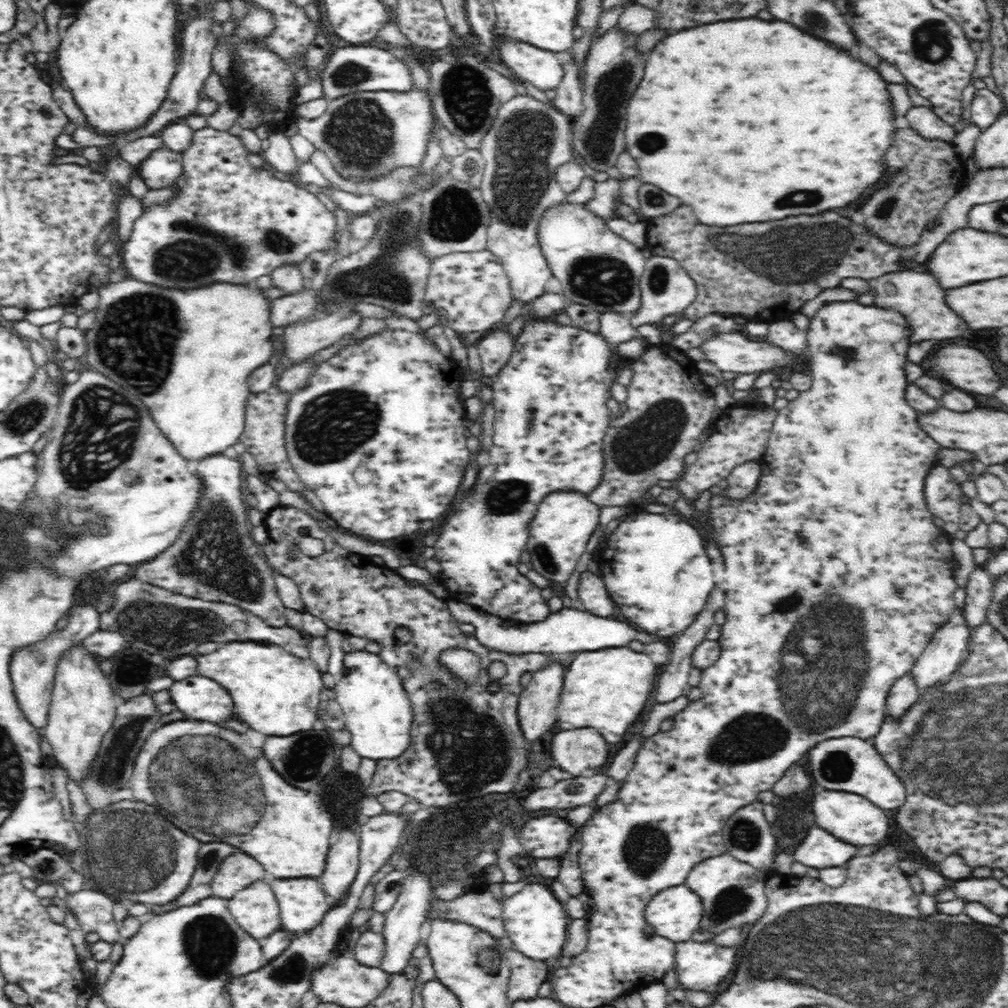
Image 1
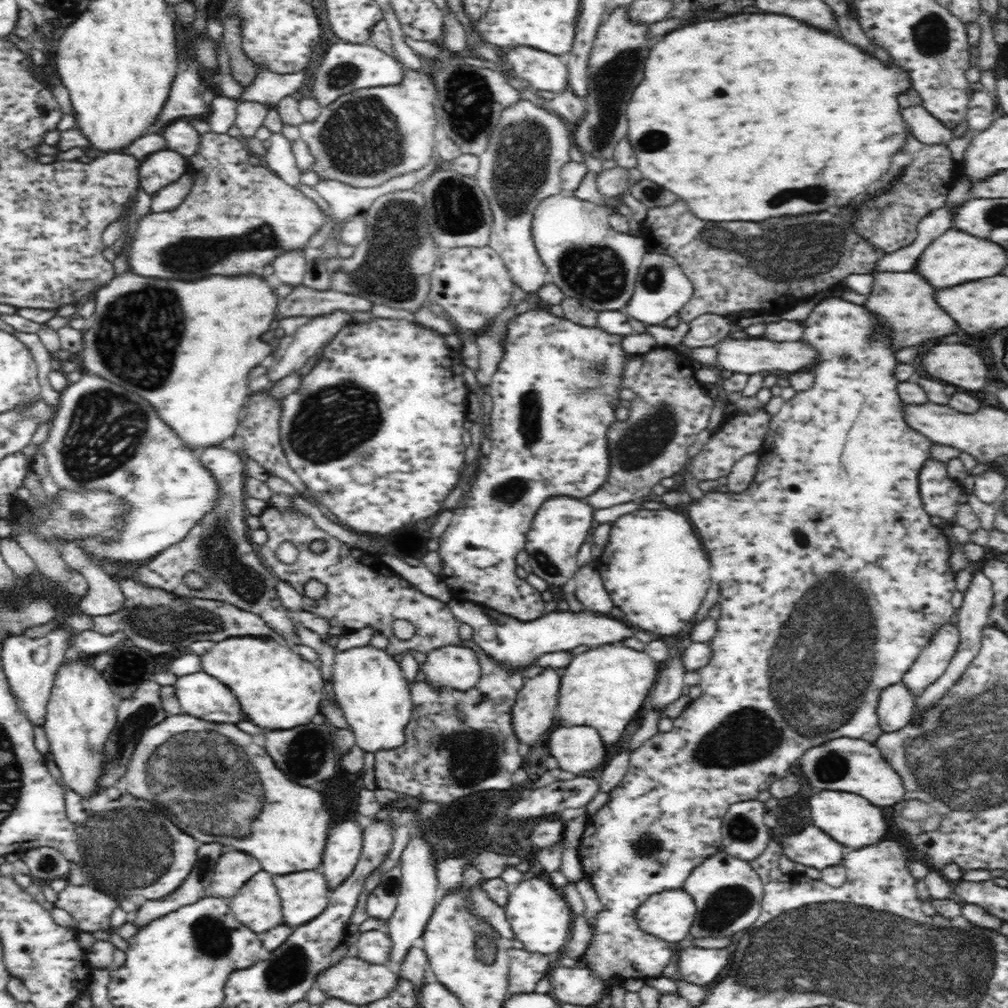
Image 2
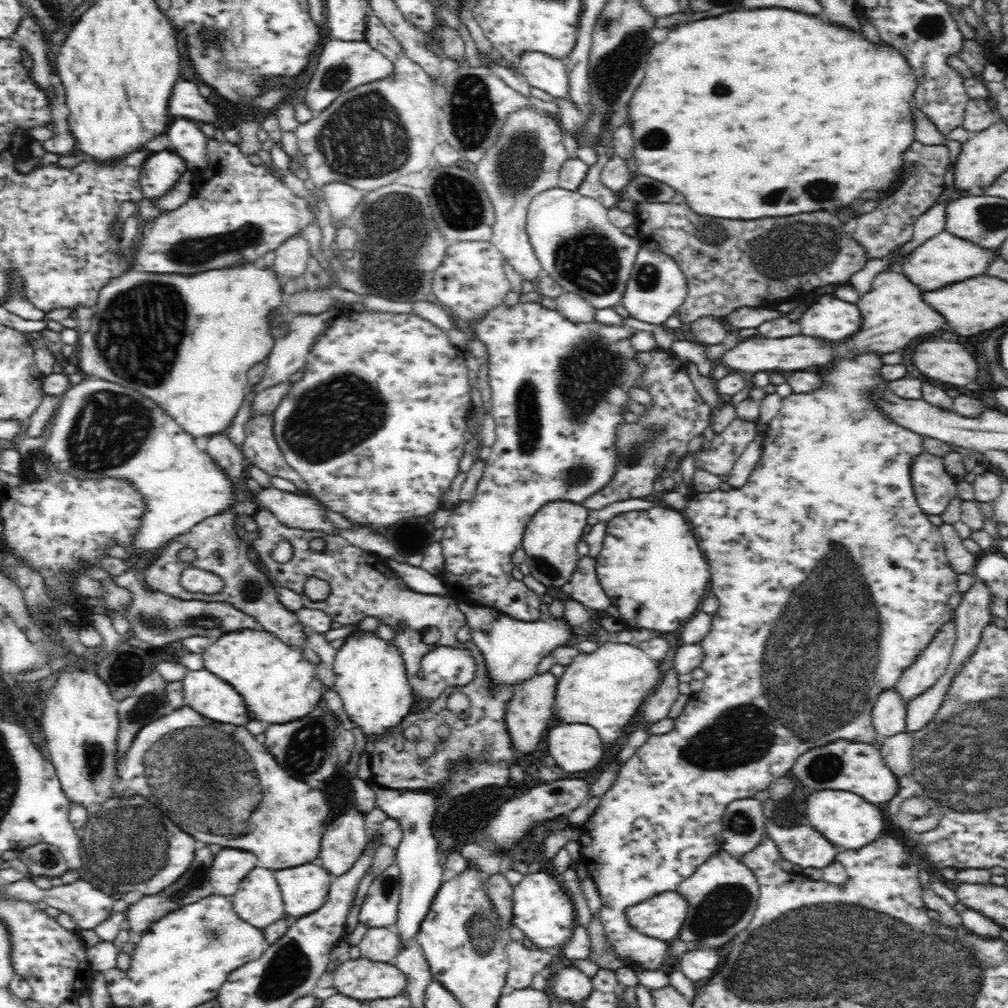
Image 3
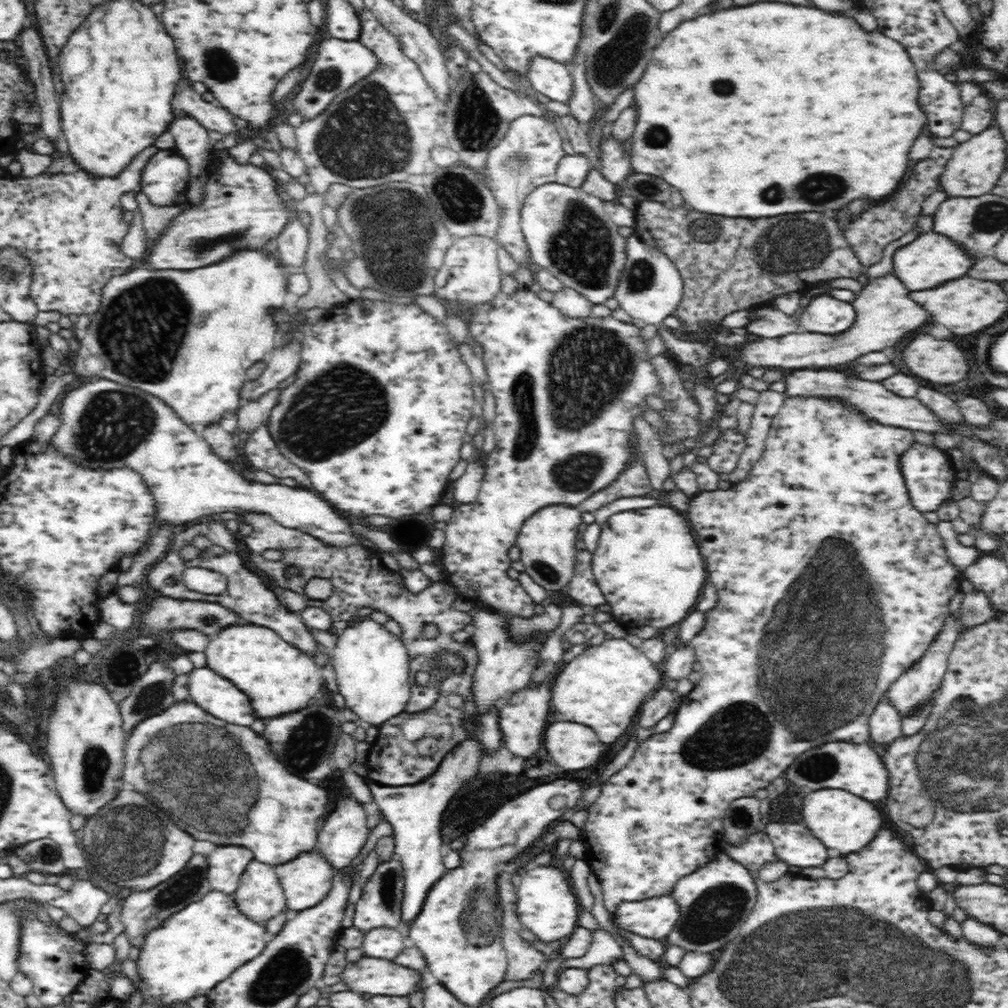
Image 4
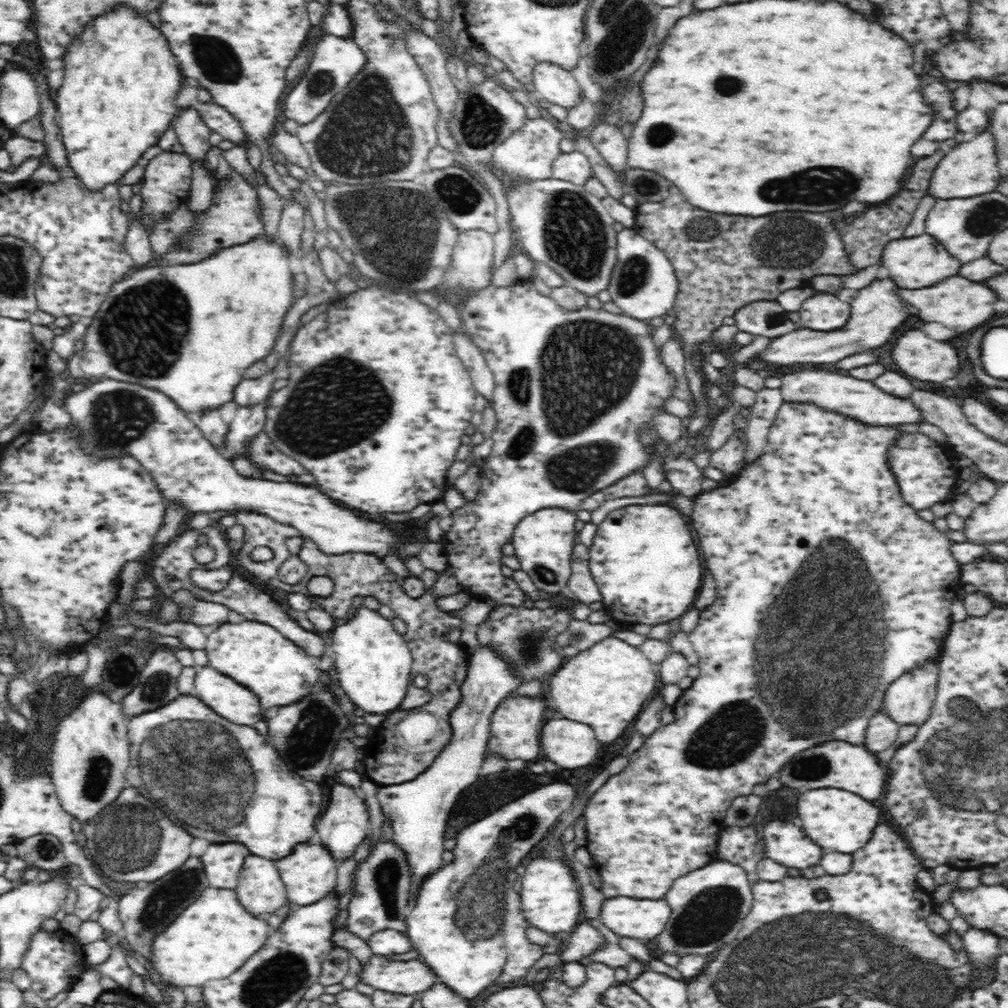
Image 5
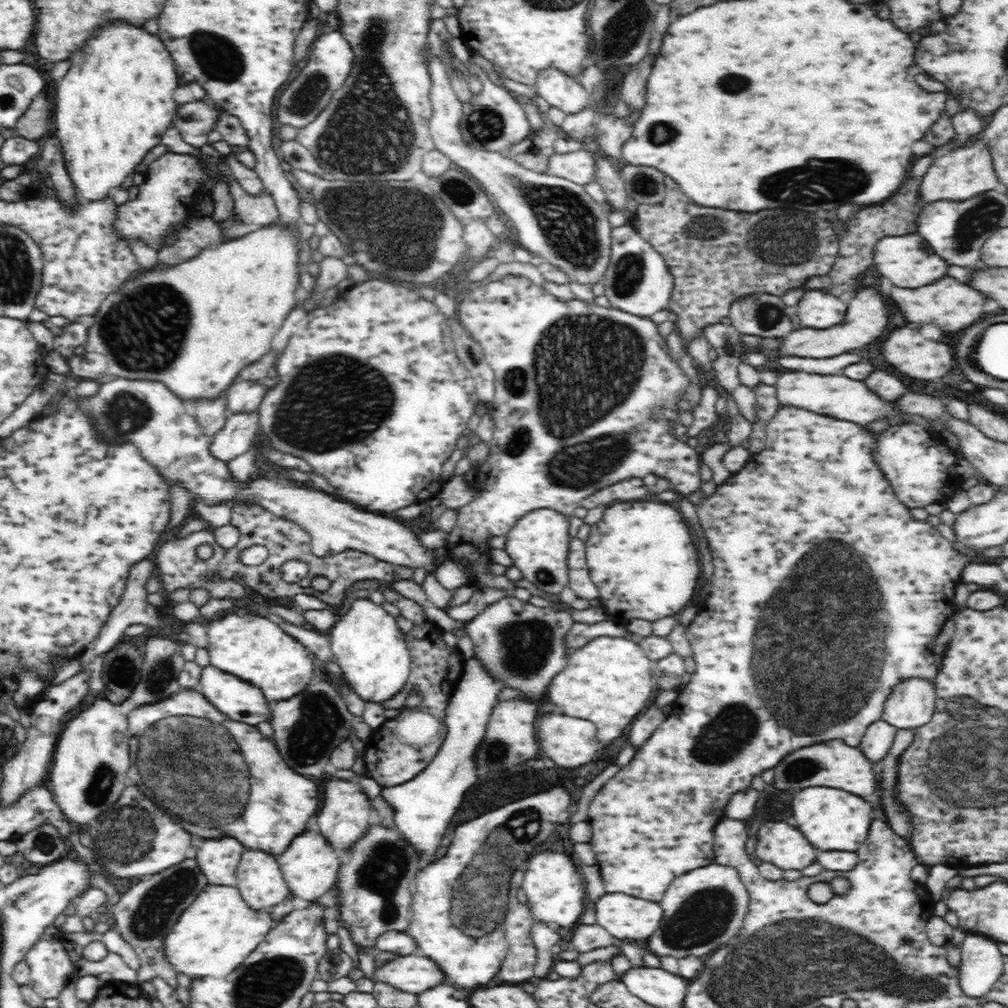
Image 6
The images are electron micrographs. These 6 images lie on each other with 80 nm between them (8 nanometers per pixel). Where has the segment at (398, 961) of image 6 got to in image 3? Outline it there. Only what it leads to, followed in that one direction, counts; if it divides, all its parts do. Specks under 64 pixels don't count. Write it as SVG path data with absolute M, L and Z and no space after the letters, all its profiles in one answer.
M364 957L348 959L339 964L332 972L332 986L329 991L336 990L348 998L364 1002L374 998L392 998L406 990L405 976L392 964L384 962L372 962Z

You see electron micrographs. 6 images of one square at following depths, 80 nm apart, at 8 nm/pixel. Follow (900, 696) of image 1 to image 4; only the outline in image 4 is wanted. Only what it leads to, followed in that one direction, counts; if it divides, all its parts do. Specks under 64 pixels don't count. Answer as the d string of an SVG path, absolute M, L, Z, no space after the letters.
M888 695L879 698L869 718L871 744L880 749L902 735L903 716Z

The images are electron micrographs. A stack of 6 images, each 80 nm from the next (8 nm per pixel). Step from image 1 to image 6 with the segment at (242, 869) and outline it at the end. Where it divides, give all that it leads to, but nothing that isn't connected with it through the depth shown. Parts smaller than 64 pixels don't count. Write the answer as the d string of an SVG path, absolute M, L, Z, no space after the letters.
M237 839L204 840L202 850L195 858L210 884L237 887L237 869L244 850Z

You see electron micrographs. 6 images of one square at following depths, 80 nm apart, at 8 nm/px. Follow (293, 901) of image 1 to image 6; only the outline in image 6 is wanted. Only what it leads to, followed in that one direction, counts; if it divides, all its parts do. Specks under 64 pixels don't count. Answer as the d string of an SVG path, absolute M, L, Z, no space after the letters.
M308 830L303 836L295 839L287 851L276 858L284 881L289 888L290 898L300 898L306 902L314 902L322 898L330 888L334 888L339 878L339 864L336 851L328 845L328 841L320 833Z

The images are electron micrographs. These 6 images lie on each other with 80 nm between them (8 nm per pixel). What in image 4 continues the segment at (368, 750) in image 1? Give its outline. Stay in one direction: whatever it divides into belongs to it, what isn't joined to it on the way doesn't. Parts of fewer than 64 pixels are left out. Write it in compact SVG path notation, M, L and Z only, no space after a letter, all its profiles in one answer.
M364 618L355 626L342 626L335 647L330 650L335 670L338 693L344 696L345 705L358 720L379 728L394 716L406 711L411 696L409 656L402 641L388 634L378 622Z

